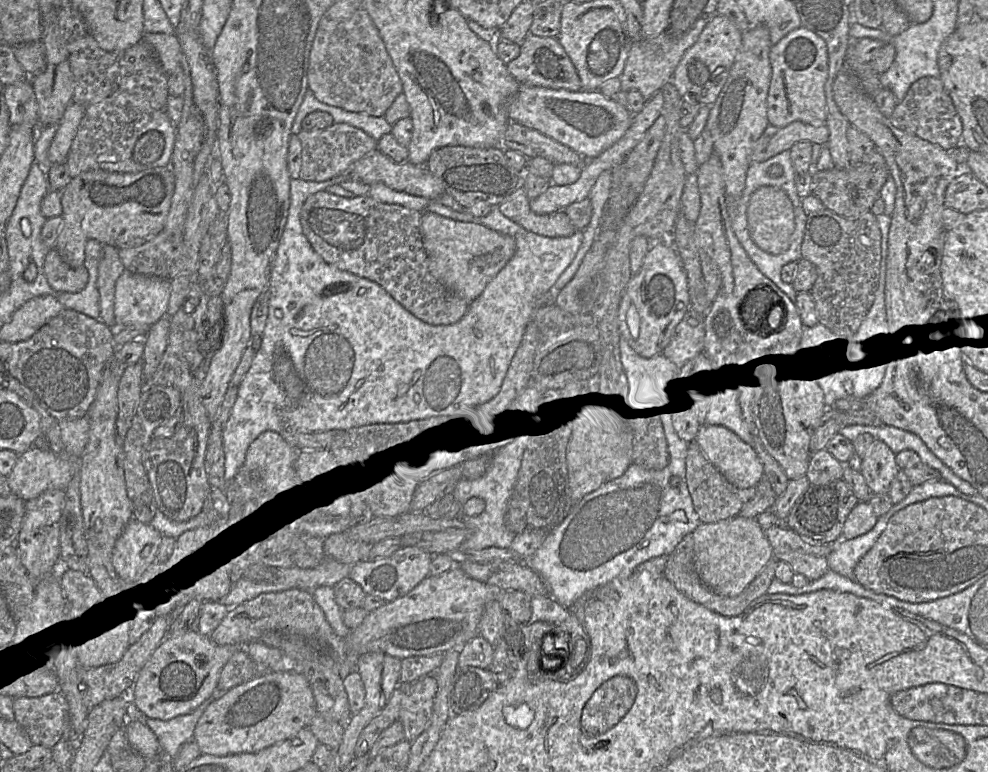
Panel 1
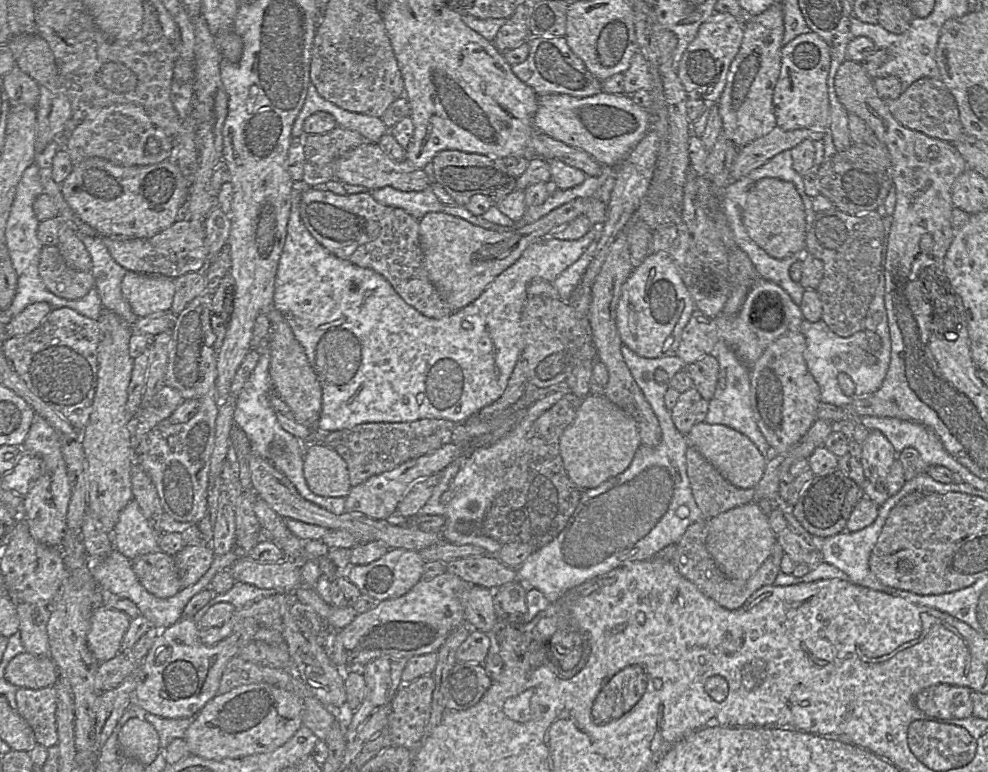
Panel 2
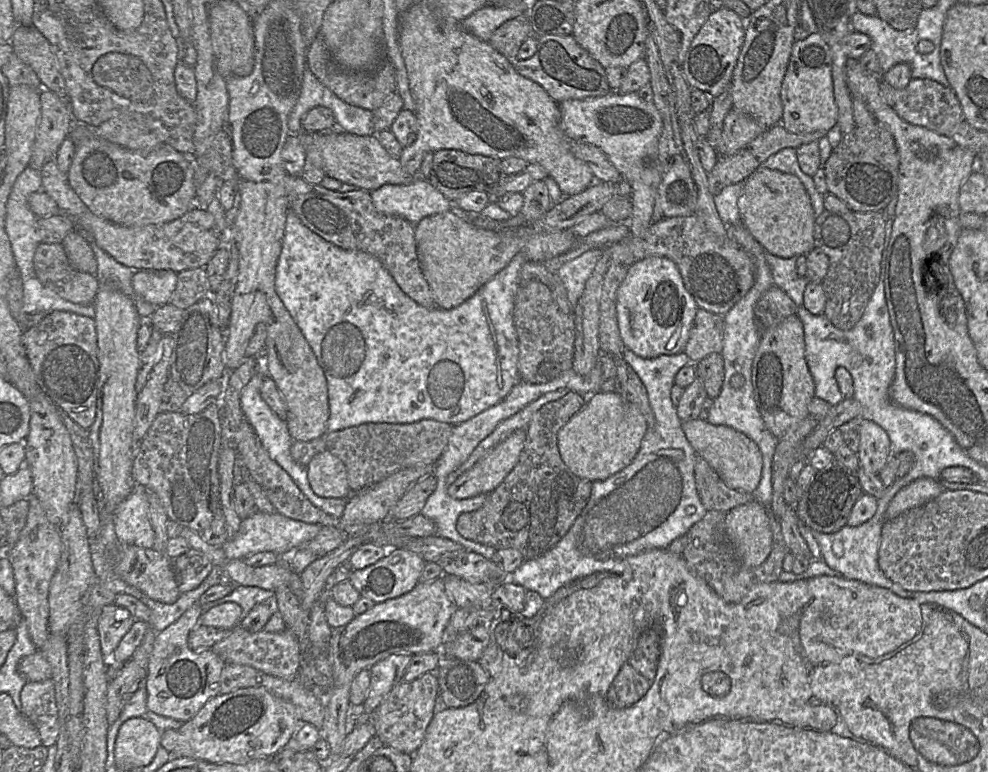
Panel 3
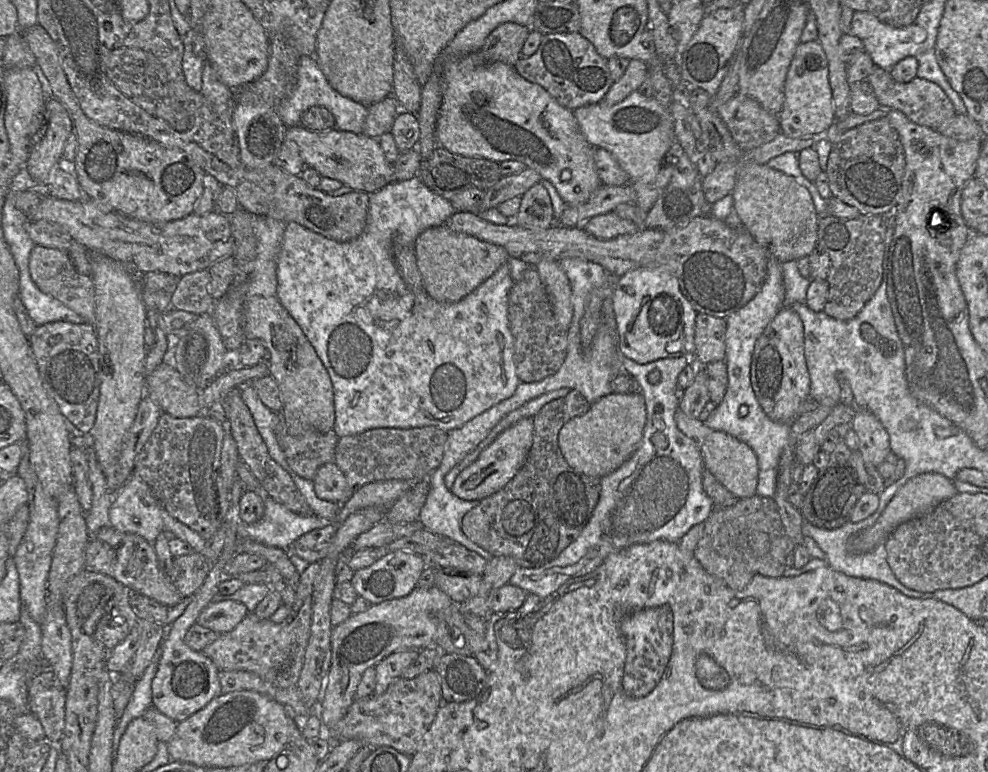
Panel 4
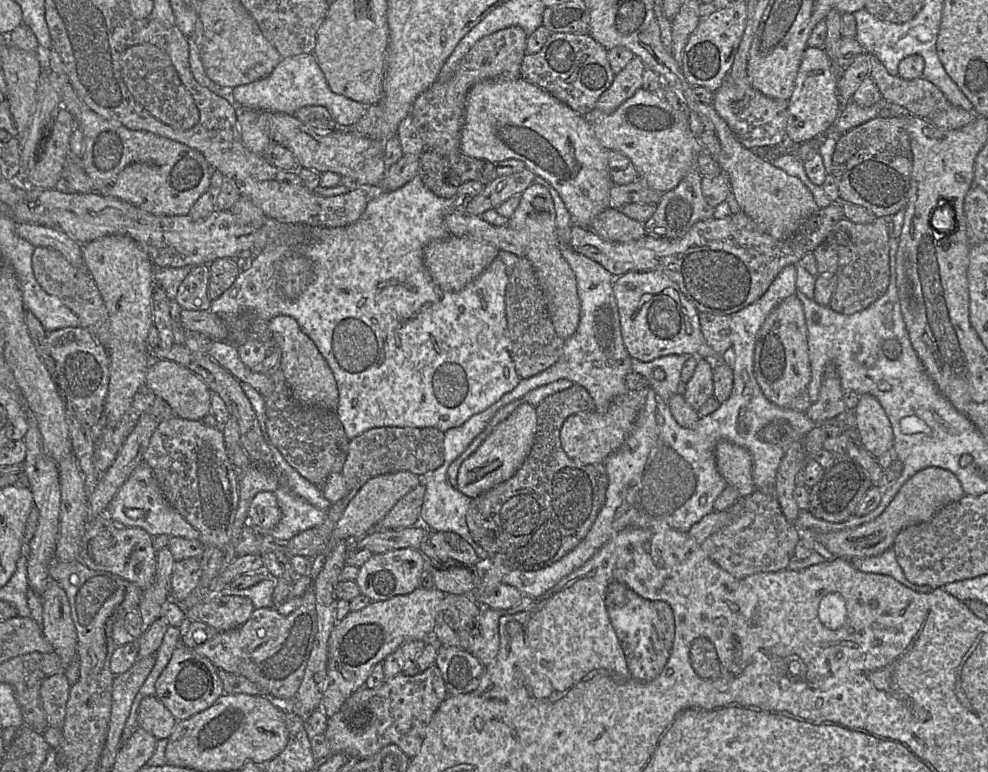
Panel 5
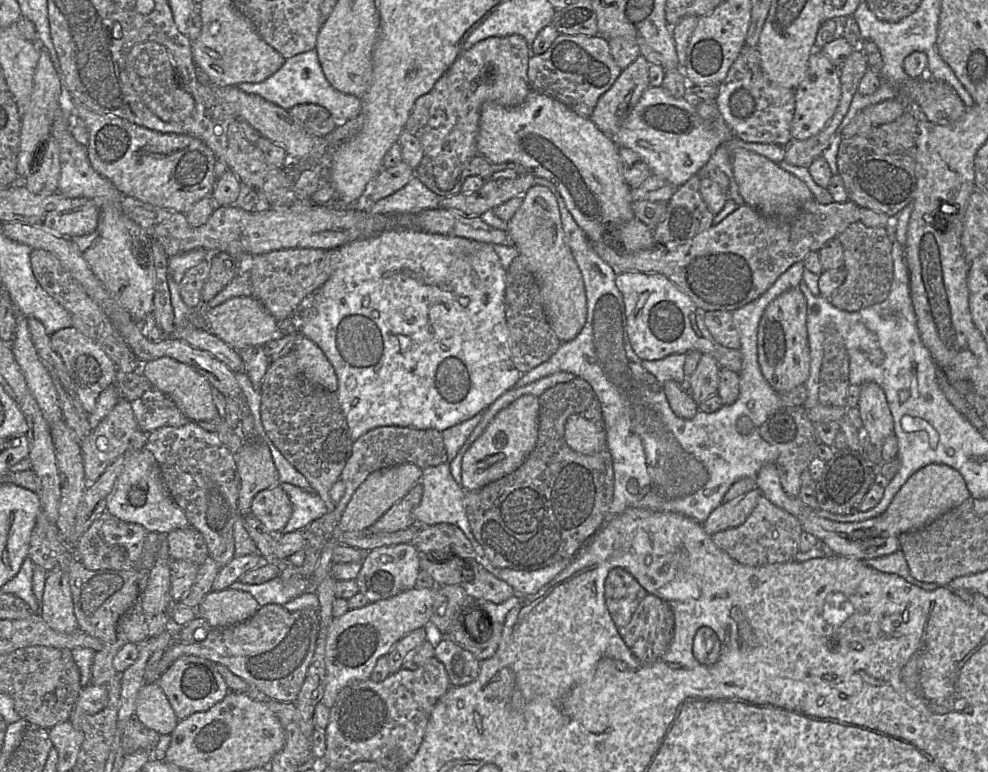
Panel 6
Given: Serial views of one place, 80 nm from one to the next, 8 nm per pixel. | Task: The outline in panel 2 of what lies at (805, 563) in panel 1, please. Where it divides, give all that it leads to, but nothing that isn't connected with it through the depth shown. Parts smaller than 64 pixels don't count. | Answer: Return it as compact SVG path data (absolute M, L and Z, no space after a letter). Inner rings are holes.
M790 527L778 535L777 542L795 564L806 564L811 570L824 562L821 551L807 543Z

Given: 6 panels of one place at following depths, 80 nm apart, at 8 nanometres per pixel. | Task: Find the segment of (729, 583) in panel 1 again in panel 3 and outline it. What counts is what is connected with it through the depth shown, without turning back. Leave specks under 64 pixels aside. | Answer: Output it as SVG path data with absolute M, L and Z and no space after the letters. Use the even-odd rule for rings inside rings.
M757 501L726 513L726 534L738 560L746 567L760 566L772 550L772 531L767 509Z

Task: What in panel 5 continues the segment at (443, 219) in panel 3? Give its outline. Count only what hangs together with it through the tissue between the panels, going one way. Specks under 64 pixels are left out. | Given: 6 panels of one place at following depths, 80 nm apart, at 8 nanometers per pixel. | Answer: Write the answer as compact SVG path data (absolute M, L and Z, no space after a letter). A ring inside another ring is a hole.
M450 235L444 240L434 240L423 251L424 265L433 282L442 290L458 292L479 277L498 257L499 249L489 243Z

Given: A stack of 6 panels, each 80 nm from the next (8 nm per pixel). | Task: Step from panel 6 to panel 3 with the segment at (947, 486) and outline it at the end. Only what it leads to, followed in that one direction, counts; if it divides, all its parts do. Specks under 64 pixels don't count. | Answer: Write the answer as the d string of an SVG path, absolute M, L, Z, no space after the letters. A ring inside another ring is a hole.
M922 477L903 487L889 503L885 520L889 521L903 512L936 498L945 489L938 480Z

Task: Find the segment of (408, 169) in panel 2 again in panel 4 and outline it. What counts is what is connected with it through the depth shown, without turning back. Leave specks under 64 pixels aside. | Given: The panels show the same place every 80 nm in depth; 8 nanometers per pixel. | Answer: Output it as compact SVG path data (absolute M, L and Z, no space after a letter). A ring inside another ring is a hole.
M300 124L287 127L285 140L297 145L305 167L314 168L322 177L339 180L353 190L369 194L395 181L393 164L387 160L379 140L363 133L356 134L337 128L312 131Z

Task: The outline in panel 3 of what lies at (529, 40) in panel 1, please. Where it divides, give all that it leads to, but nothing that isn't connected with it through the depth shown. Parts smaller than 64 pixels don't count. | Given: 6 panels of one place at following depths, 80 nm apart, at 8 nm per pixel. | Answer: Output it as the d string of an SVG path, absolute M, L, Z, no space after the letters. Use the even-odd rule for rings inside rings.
M572 34L538 37L533 56L517 60L513 65L518 74L539 84L557 103L613 92L608 85L606 69L576 42Z

